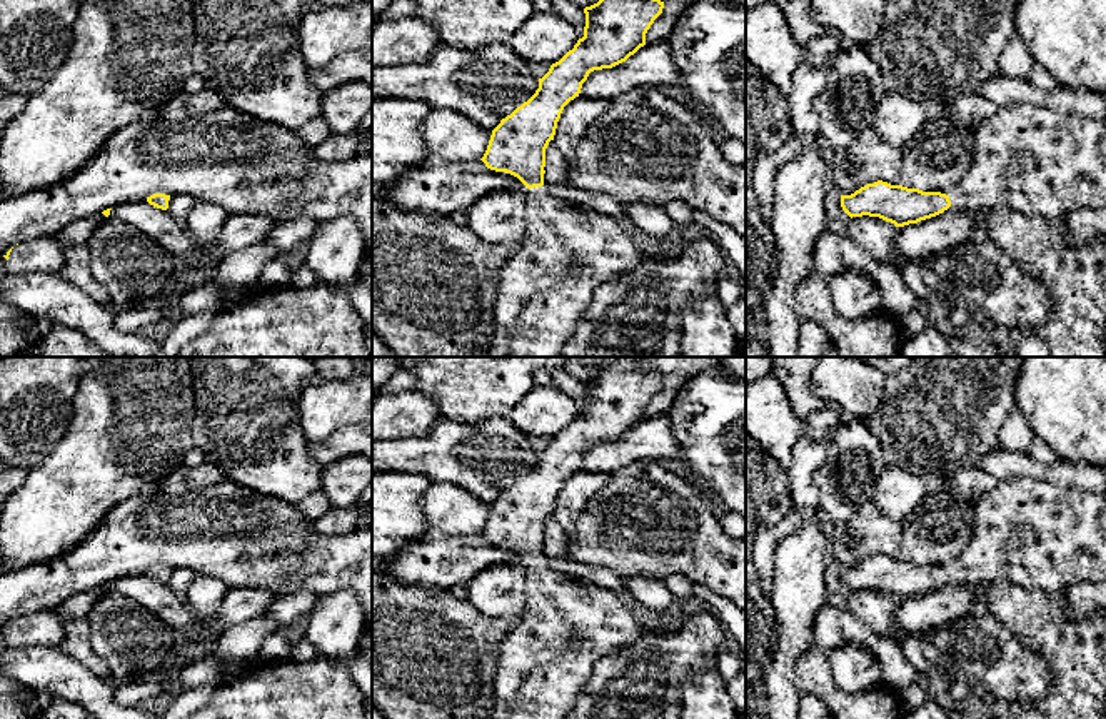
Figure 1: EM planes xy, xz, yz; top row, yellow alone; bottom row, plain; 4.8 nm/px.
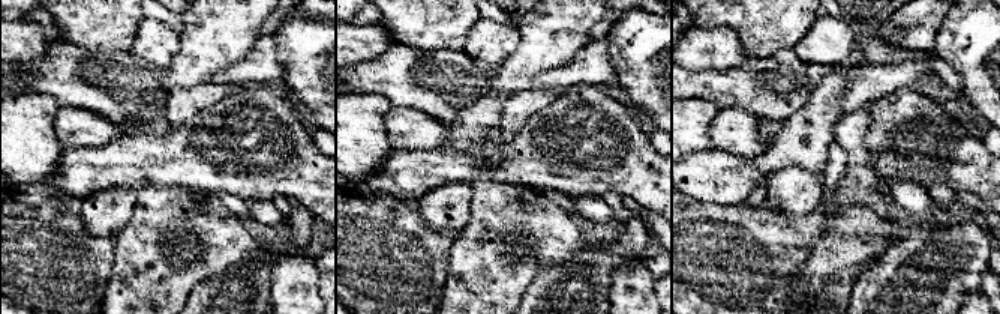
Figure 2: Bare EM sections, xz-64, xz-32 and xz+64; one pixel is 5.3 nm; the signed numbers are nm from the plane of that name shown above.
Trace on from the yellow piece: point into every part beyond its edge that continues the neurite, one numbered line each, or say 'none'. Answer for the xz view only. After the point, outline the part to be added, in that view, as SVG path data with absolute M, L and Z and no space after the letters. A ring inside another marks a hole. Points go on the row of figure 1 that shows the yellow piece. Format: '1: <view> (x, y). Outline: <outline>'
1: xz (569, 251). Outline: M544 187L529 189L520 249L500 272L489 357L561 357L594 292L644 259L614 217L554 197Z

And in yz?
1: yz (1036, 160). Outline: M1031 103L999 107L974 128L973 163L949 200L956 209L988 212L1006 205L1046 219L1106 209L1106 120Z

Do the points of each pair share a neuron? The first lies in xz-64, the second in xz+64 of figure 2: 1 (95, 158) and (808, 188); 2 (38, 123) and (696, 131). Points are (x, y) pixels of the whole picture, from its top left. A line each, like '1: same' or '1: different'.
1: different
2: same

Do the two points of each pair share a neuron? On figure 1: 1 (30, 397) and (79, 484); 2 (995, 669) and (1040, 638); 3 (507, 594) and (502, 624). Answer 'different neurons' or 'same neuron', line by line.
1: different neurons
2: different neurons
3: different neurons

